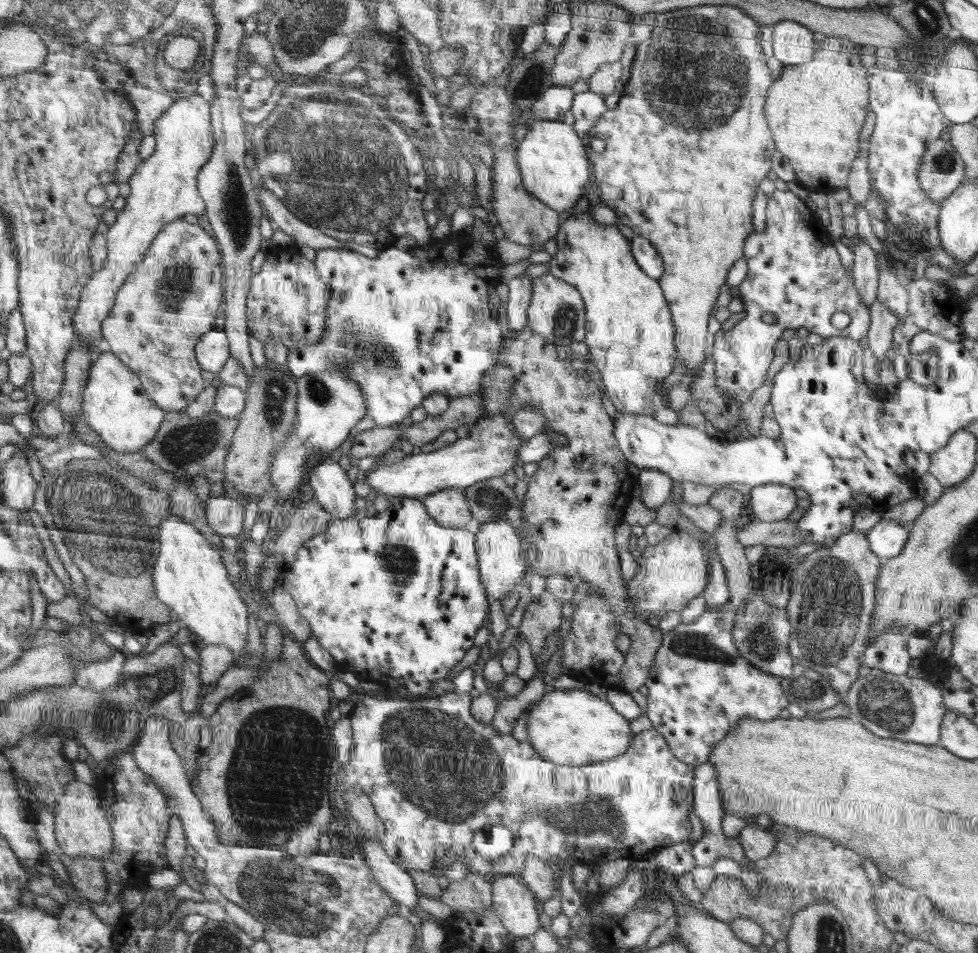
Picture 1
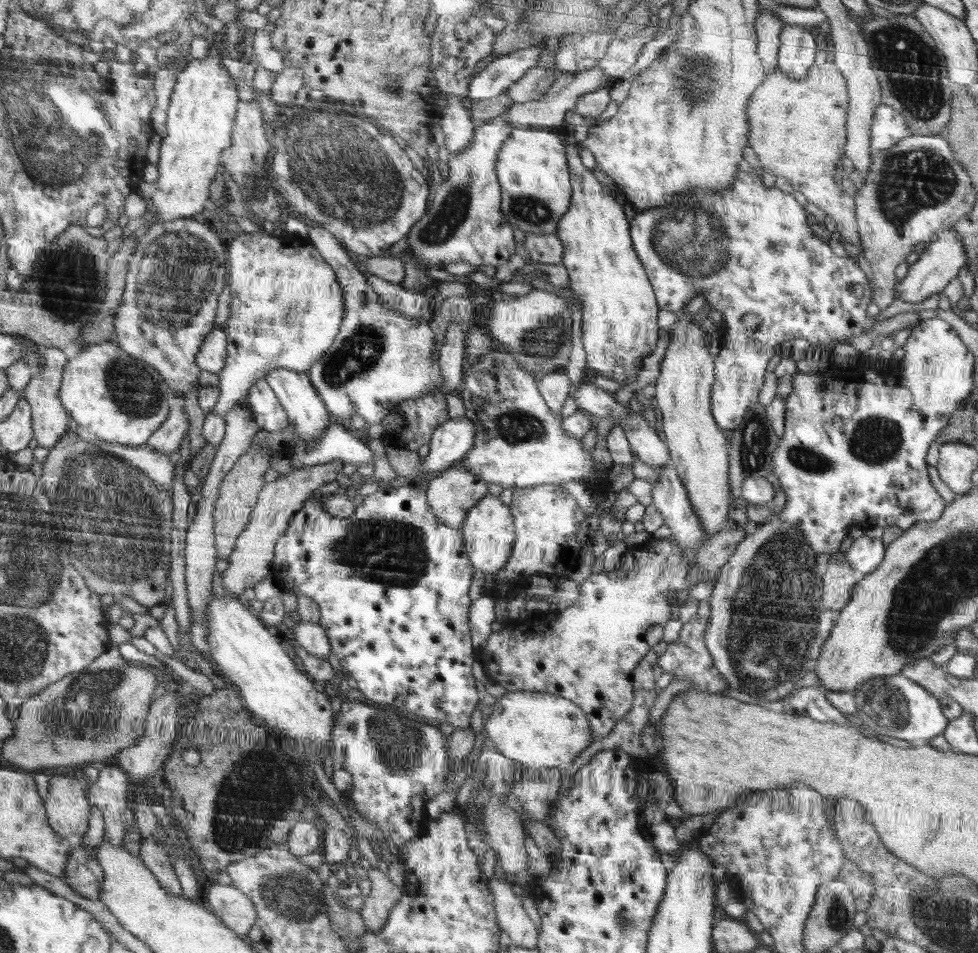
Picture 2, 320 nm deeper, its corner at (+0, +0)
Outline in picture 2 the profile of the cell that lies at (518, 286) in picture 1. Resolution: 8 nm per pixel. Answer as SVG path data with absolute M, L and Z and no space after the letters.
M498 344L497 350L472 365L465 376L458 394L466 407L464 417L468 417L473 422L477 433L476 443L454 466L468 469L488 485L500 484L503 490L528 488L540 484L558 485L568 481L597 486L607 479L607 475L604 476L605 479L594 479L595 464L591 453L584 450L582 439L571 437L563 428L562 418L557 417L545 403L537 379L522 367L520 361L509 352L508 348Z

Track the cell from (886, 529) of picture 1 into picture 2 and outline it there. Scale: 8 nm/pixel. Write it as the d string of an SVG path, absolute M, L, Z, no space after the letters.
M866 534L854 539L854 543L845 554L848 565L858 573L858 581L882 563L885 550L883 539L870 538Z

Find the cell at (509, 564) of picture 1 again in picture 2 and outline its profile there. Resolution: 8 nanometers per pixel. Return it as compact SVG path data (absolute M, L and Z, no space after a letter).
M489 494L466 516L461 529L466 540L469 560L488 577L506 566L514 546L514 524L508 506L500 502L499 496Z

